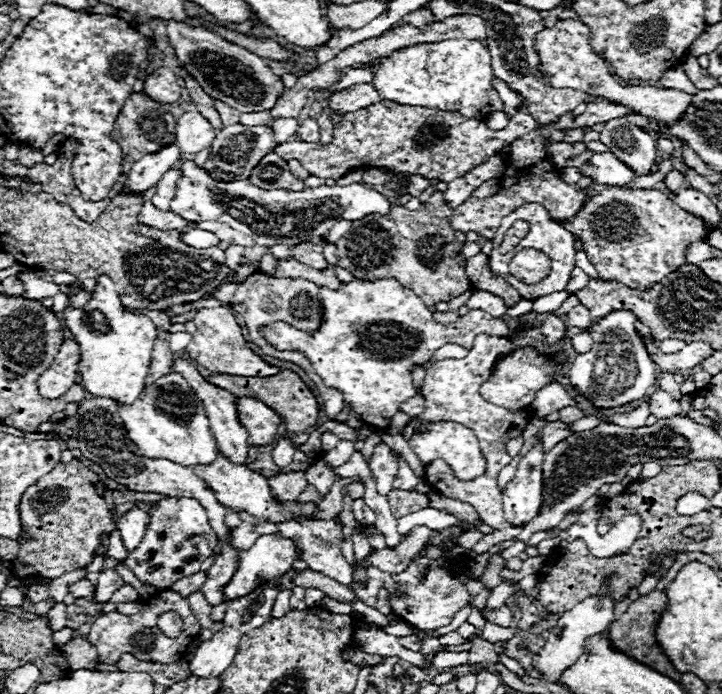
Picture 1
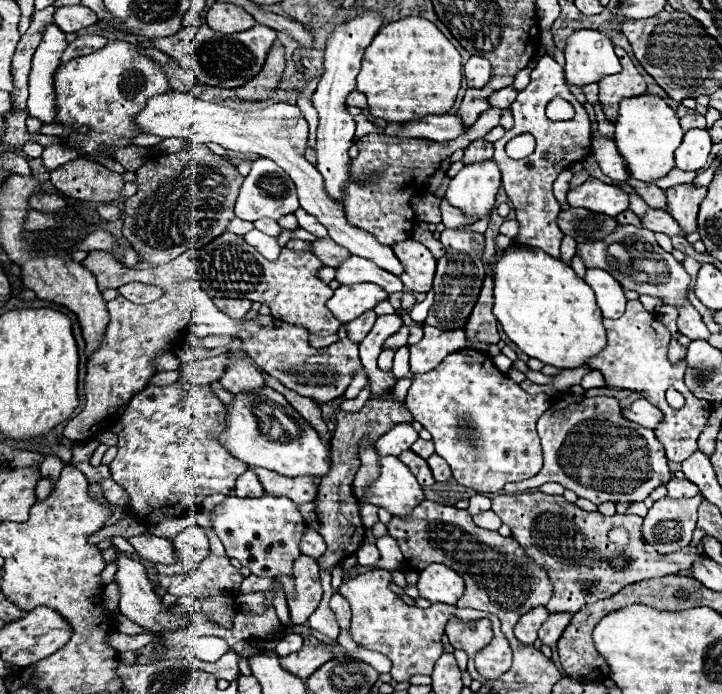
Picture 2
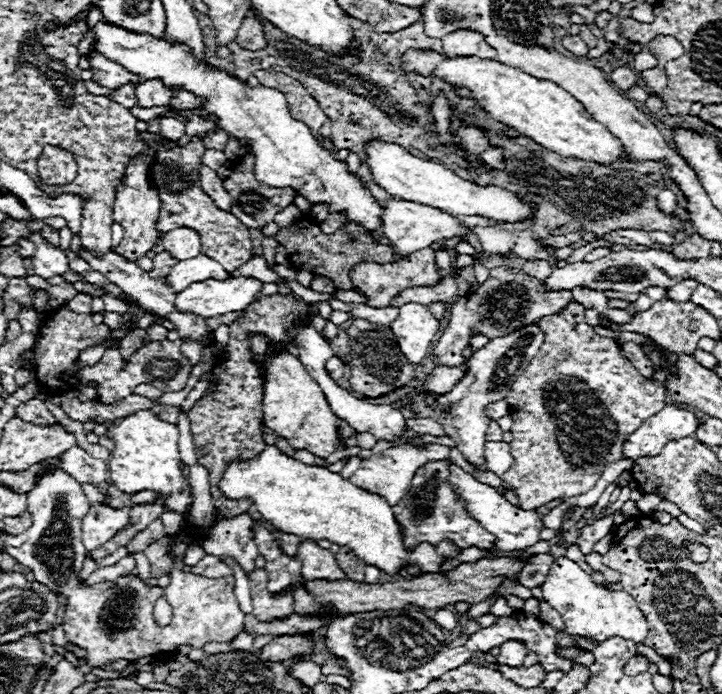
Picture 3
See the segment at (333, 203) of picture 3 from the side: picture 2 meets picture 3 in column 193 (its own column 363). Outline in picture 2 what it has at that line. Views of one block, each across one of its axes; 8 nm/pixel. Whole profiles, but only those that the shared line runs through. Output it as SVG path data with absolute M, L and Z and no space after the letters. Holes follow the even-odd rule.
M406 16L382 26L362 56L356 90L368 96L370 114L386 122L408 122L420 116L446 114L460 90L460 54L434 22Z

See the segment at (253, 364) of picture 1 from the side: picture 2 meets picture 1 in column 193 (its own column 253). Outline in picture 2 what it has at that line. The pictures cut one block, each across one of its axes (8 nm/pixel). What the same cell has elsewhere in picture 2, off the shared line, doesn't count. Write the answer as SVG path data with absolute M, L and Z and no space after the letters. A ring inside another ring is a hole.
M258 314L256 322L262 324L262 330L252 334L252 340L242 344L242 352L250 356L256 366L260 366L264 372L282 382L286 388L298 392L300 396L308 396L318 404L340 398L350 386L354 374L362 368L362 362L358 358L358 344L352 342L350 338L342 338L326 348L312 348L308 344L308 330L300 326L286 324L272 316L262 314Z

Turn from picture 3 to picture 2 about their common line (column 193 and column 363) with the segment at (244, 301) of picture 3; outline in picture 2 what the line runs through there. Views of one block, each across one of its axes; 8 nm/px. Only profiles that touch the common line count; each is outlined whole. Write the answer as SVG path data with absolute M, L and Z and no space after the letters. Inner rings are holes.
M352 284L334 290L334 296L326 302L326 306L340 322L346 324L372 310L380 300L386 298L388 294L382 288L376 288L376 284Z

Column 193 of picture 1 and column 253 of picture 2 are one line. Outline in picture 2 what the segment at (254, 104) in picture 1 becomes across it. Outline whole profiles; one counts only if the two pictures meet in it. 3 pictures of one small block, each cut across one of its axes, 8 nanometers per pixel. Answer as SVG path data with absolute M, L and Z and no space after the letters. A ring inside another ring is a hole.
M202 24L196 28L194 34L190 26L190 28L182 28L172 36L150 40L152 48L158 48L160 52L168 54L182 68L192 70L202 84L210 84L218 88L240 88L248 80L252 80L252 76L256 76L256 70L264 66L268 48L272 48L274 42L276 42L276 30L262 24L256 24L254 28L236 34L220 34L210 30L206 24Z

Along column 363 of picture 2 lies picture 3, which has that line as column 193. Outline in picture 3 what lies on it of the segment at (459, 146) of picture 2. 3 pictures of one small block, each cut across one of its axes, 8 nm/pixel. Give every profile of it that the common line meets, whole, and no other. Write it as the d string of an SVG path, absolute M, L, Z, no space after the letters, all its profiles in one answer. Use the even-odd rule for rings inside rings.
M194 136L186 146L180 148L162 148L158 146L158 160L154 164L154 182L160 192L160 216L158 216L158 232L170 232L178 226L194 228L202 240L202 252L222 264L226 272L234 272L244 262L252 258L252 242L248 228L232 214L222 212L214 206L212 198L204 194L198 182L198 166L204 154L202 138Z

